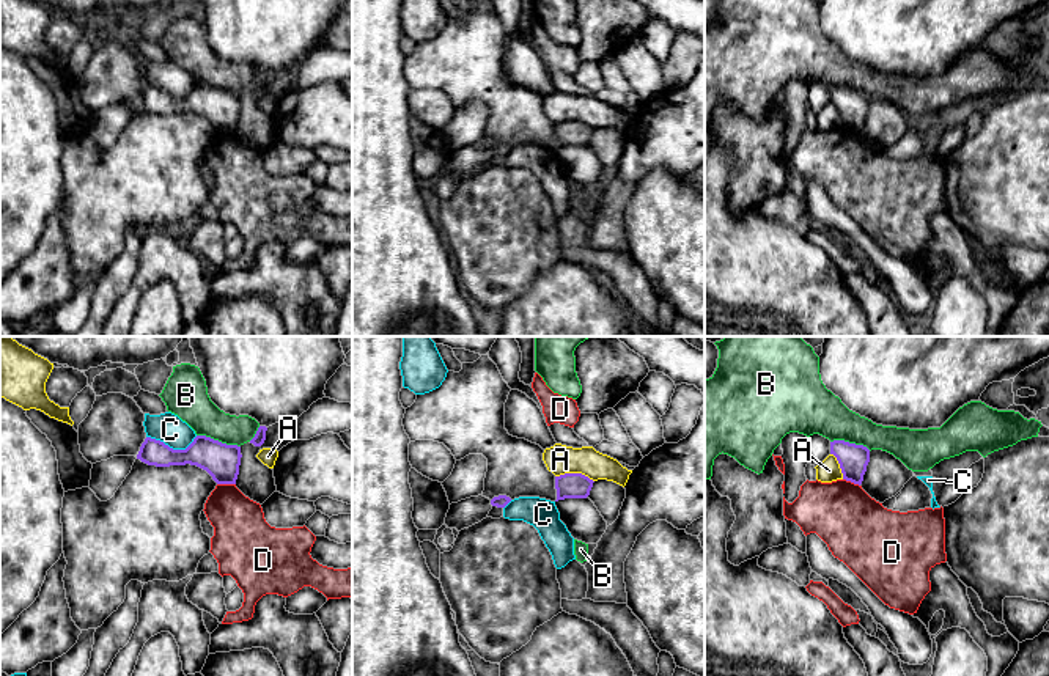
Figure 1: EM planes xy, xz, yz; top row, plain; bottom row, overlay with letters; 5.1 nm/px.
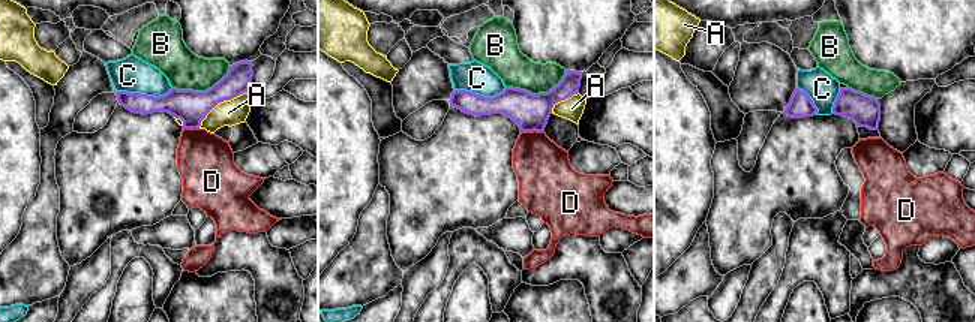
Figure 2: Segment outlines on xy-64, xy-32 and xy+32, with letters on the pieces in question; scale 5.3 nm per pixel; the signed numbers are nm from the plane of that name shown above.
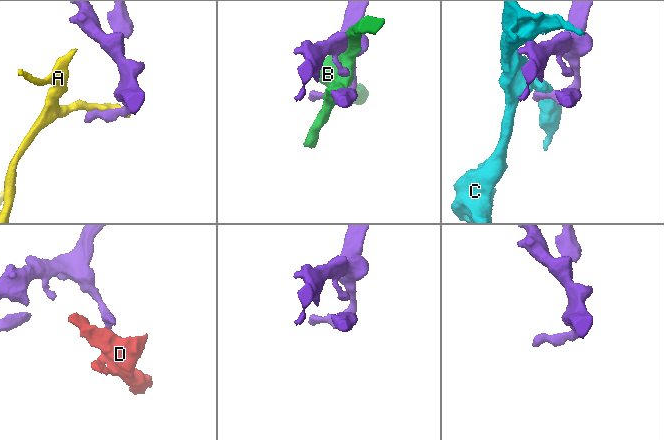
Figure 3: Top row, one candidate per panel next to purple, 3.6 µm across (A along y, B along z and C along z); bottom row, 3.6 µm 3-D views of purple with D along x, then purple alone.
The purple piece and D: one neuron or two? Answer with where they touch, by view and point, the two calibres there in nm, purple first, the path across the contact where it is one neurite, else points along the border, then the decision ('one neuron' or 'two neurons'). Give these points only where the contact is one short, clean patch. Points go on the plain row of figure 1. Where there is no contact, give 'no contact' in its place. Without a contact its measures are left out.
xy (227, 131) | 180/280 nm | along xy (217, 131), (235, 132) | two neurons

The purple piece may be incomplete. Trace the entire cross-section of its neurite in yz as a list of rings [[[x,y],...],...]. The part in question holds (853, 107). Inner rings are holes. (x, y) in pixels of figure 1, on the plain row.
[[[834,88],[830,90],[830,102],[837,105],[843,127],[860,134],[870,110],[870,97],[863,93]]]

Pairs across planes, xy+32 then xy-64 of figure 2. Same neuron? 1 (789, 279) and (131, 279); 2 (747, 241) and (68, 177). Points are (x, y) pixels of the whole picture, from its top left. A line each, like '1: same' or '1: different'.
1: different
2: same

